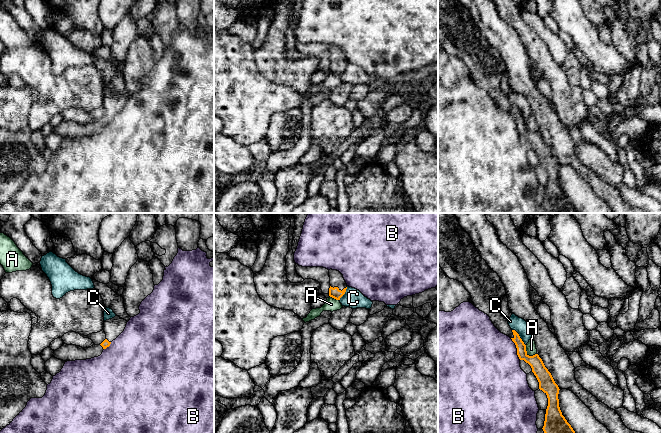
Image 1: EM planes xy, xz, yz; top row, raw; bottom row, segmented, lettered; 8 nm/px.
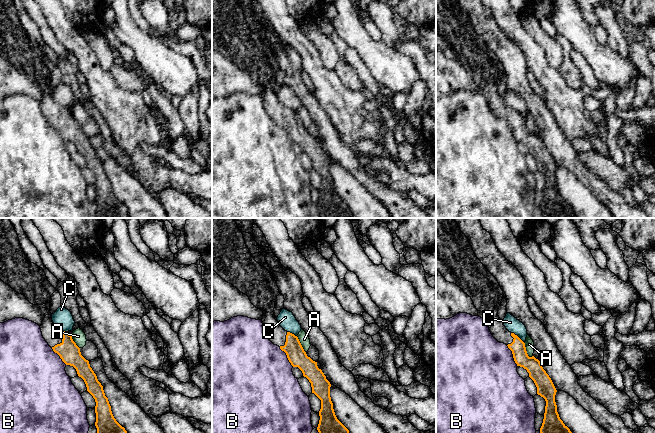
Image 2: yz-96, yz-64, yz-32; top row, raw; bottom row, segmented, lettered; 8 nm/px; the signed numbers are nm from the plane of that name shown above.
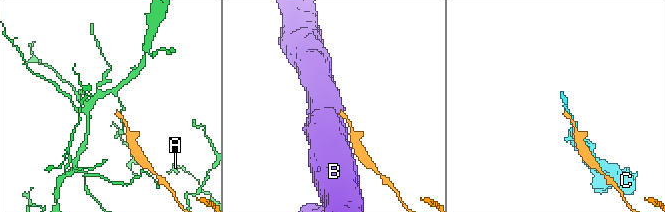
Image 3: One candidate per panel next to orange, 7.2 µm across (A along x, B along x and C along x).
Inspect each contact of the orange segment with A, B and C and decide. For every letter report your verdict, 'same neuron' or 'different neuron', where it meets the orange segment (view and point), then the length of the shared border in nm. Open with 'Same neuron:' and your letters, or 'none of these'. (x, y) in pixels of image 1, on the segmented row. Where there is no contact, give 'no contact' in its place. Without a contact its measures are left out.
Same neuron: none of these
A: different neuron; meets orange in yz at (528, 355); contact 120 nm long
B: different neuron; meets orange in yz at (517, 349); contact 190 nm long
C: different neuron; meets orange in yz at (519, 337); contact 170 nm long

